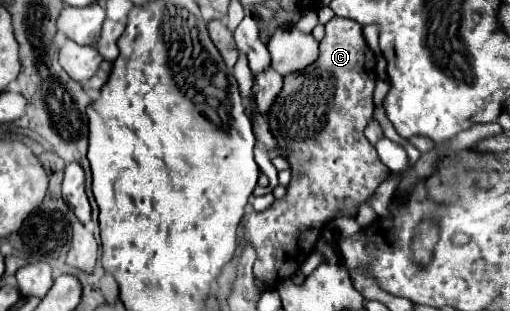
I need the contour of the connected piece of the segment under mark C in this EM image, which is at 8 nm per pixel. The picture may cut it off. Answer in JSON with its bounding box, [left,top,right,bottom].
[240,17,388,291]

